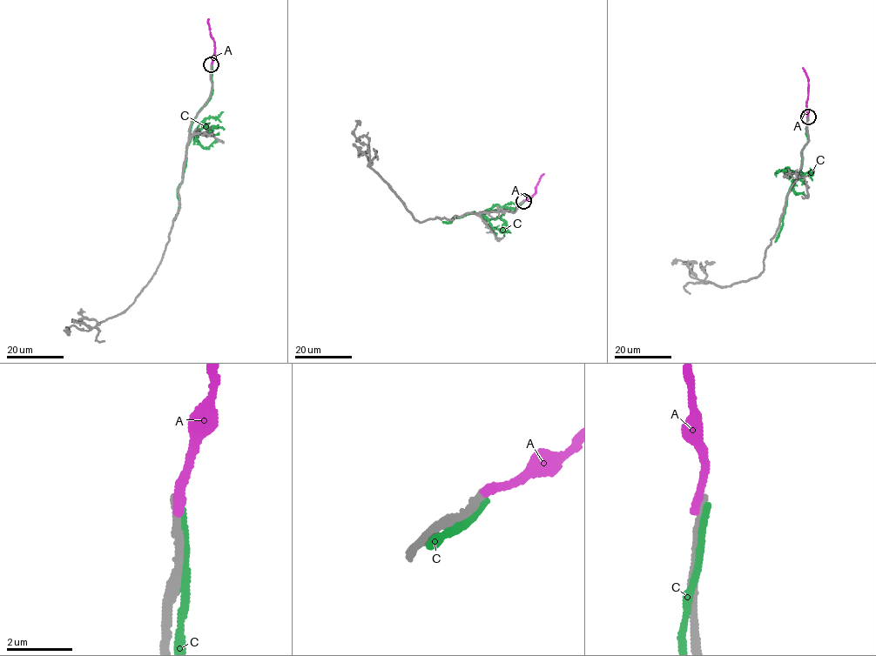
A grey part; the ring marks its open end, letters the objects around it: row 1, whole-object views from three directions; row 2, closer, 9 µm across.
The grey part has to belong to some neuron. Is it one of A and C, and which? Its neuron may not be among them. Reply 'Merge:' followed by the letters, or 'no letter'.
Merge: no letter

